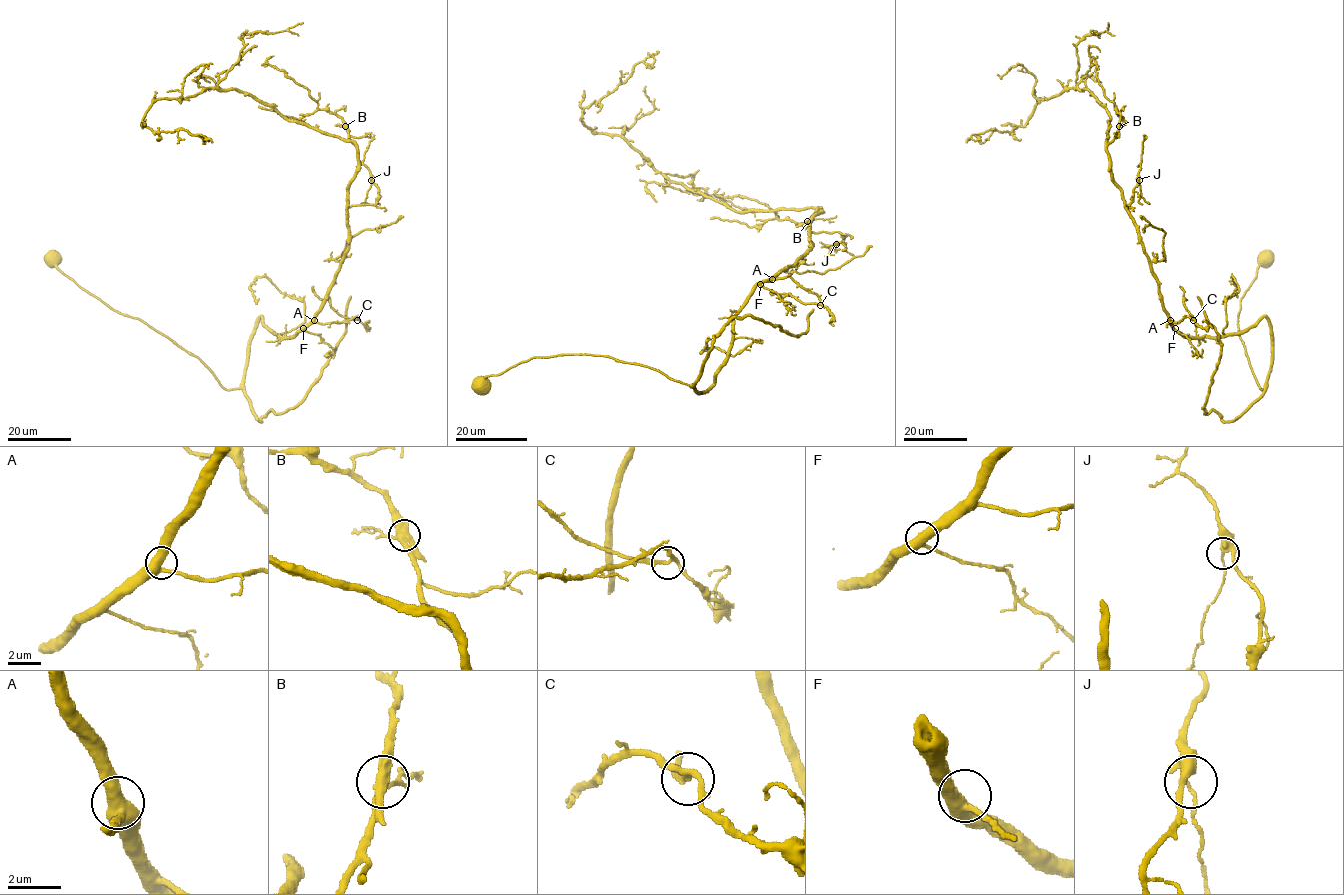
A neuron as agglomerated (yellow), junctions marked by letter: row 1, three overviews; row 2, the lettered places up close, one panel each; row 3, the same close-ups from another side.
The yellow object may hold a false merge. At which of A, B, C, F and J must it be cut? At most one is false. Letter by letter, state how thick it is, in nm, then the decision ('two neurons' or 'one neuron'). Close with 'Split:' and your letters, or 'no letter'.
A: 480 nm thick; one neuron
B: 440 nm thick; one neuron
C: 220 nm thick; one neuron
F: 420 nm thick; one neuron
J: 300 nm thick; one neuron
Split: no letter

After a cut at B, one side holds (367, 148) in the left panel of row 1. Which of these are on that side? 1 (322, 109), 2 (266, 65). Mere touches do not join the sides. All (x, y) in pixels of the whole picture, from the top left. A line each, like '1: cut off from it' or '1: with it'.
1: cut off from it
2: cut off from it

